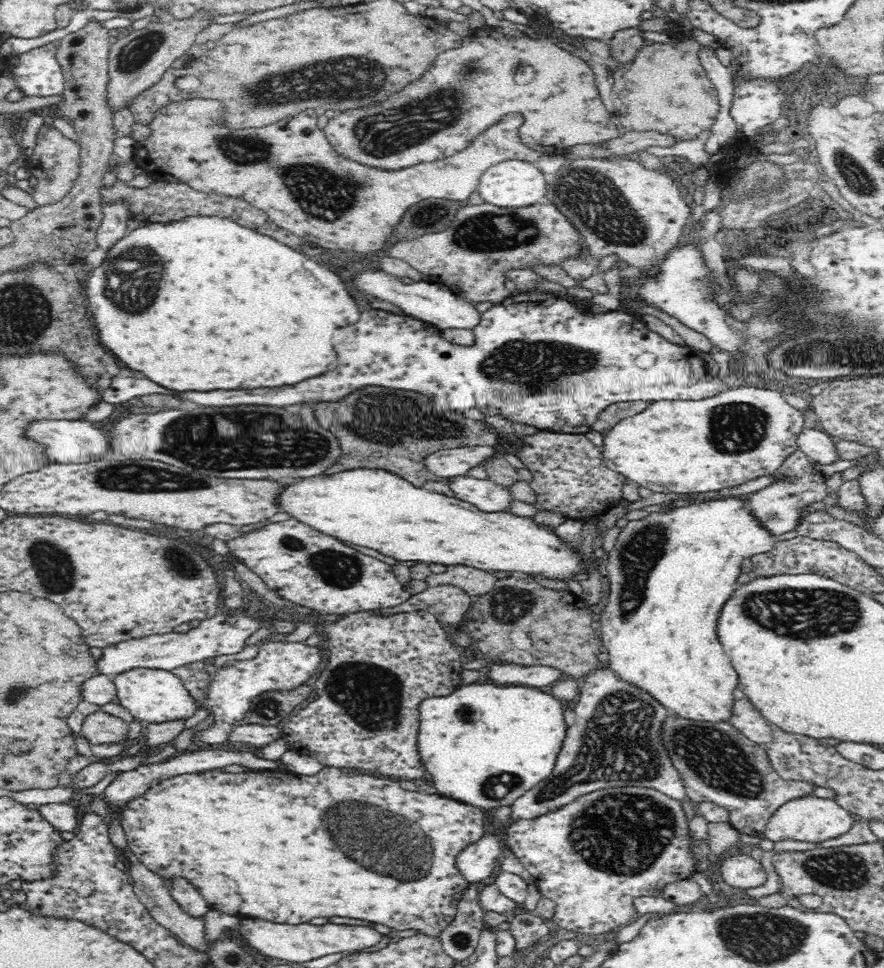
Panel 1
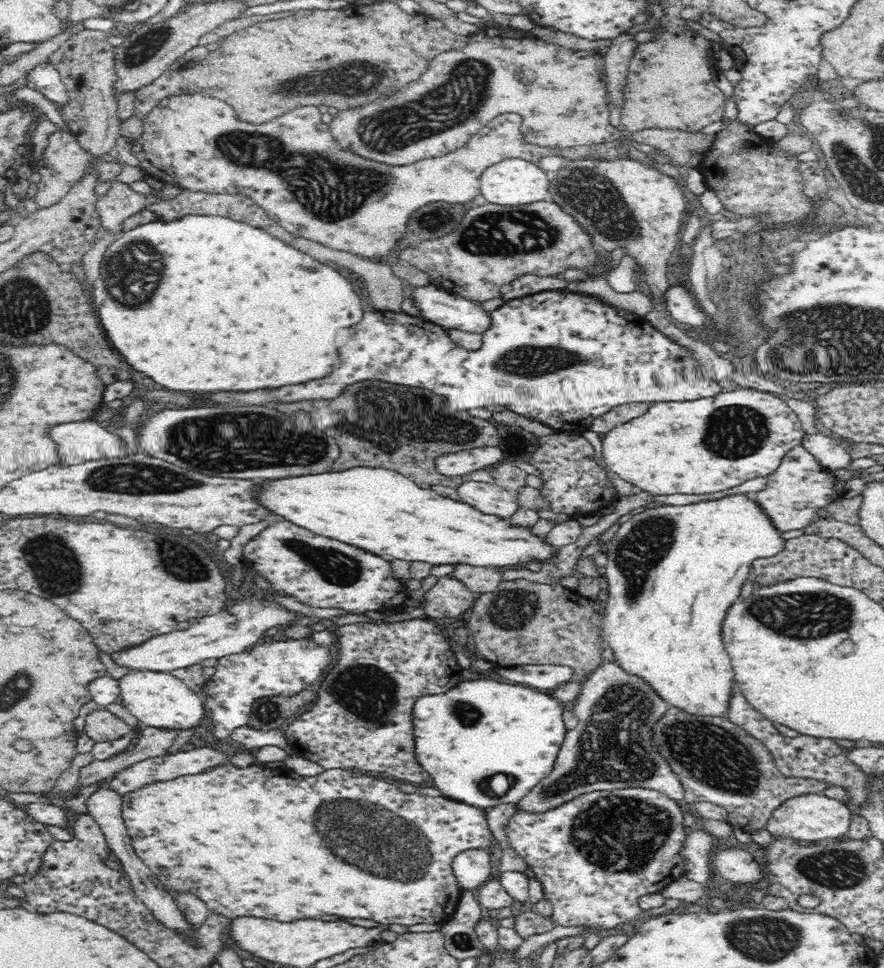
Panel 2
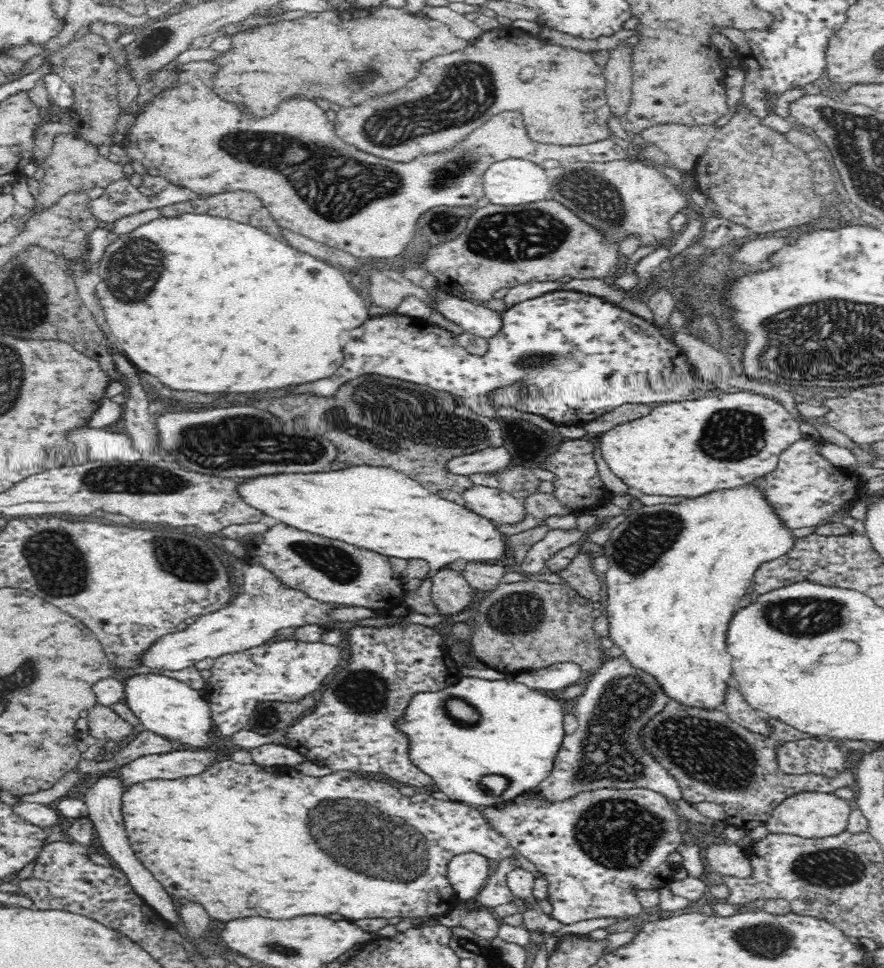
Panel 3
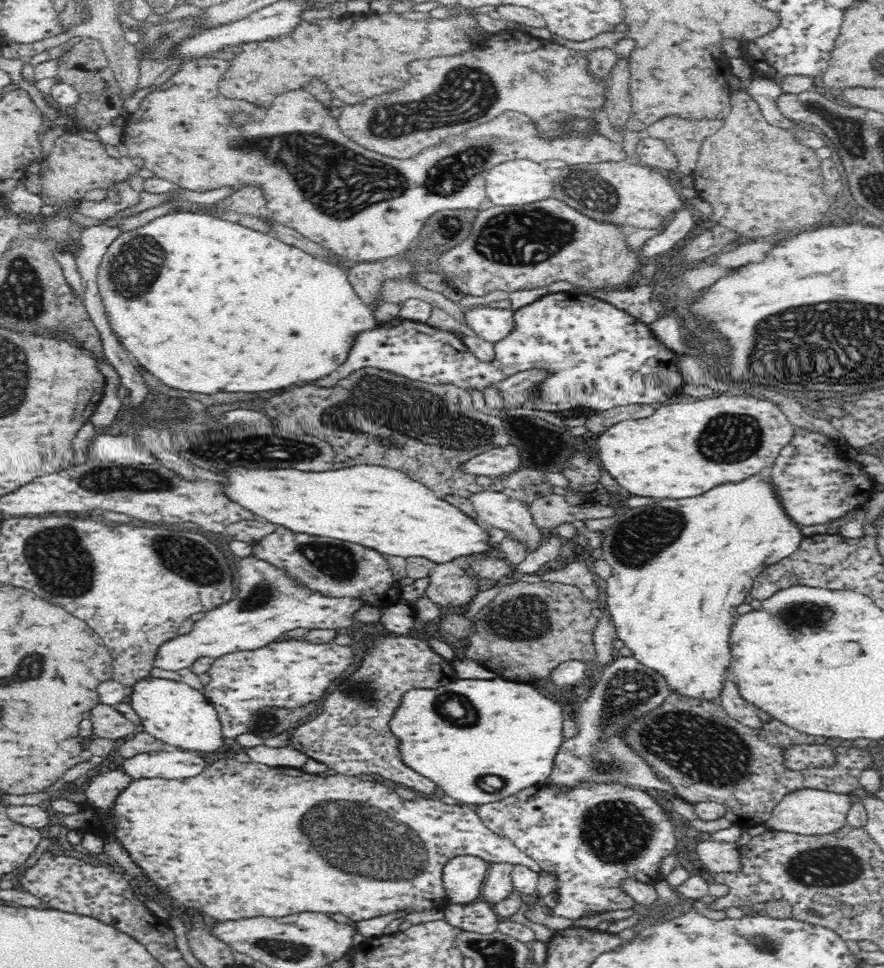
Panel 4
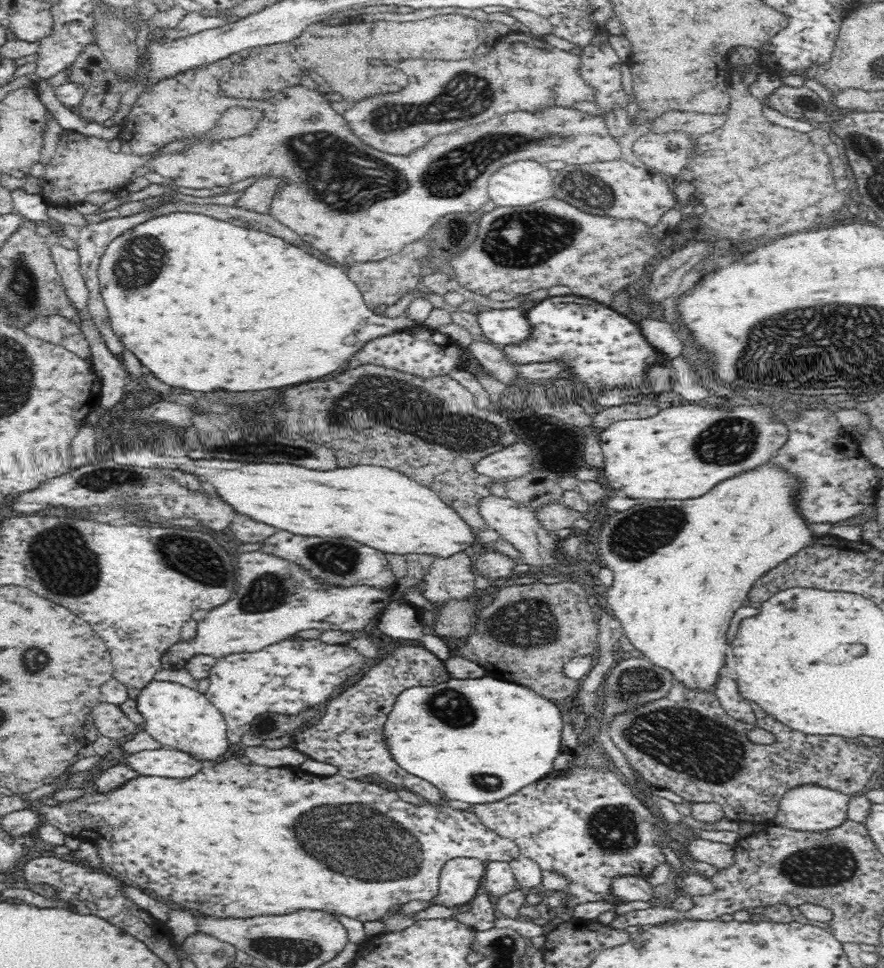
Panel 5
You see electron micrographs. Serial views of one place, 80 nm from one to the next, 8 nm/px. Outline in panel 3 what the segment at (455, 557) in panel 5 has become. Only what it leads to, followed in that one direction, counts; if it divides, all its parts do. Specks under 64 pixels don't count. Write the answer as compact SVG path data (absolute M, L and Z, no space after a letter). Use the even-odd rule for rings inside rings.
M446 565L432 576L431 600L436 606L436 614L450 616L470 608L476 600L476 590L461 571Z

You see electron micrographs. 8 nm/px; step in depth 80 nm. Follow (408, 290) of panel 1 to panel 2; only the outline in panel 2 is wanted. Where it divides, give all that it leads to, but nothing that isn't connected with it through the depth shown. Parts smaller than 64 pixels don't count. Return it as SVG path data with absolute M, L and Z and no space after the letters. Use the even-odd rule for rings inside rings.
M444 285L418 286L412 293L422 311L420 316L446 330L454 328L482 335L492 328L491 312L486 312L480 303L452 293Z

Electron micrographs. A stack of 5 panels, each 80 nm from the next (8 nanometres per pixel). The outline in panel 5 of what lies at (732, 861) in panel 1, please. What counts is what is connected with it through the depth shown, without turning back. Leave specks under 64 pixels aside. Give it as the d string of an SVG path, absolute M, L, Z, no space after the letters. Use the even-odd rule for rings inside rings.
M692 838L684 847L689 860L707 862L720 869L726 868L733 860L732 846L704 838Z

